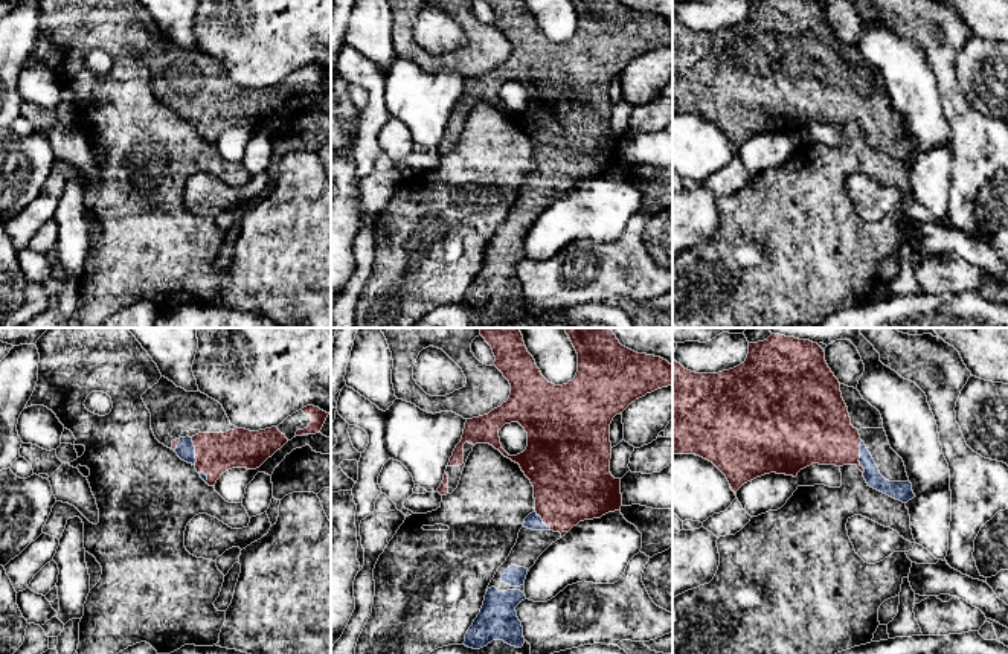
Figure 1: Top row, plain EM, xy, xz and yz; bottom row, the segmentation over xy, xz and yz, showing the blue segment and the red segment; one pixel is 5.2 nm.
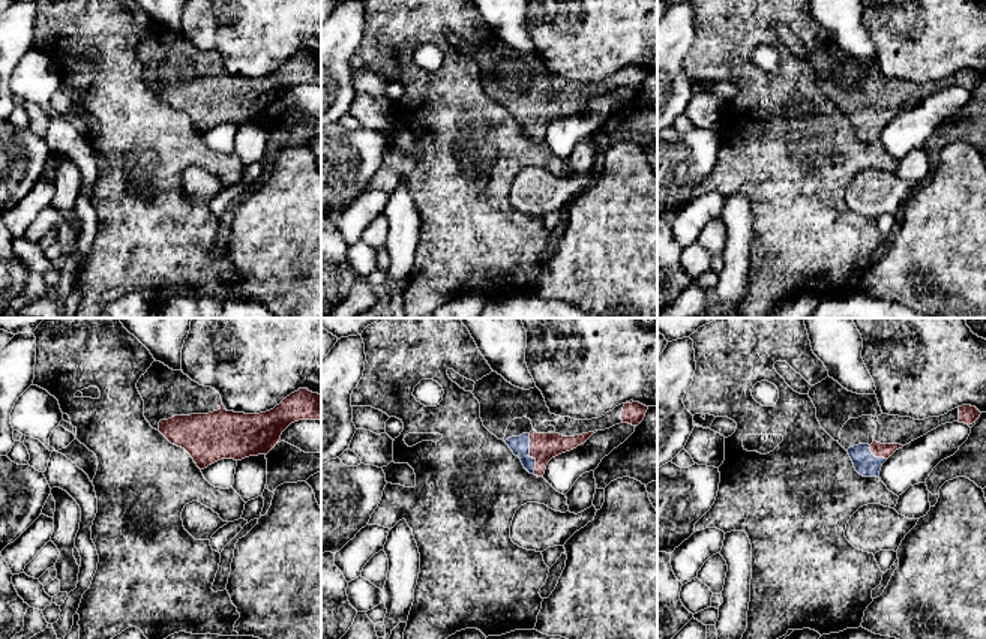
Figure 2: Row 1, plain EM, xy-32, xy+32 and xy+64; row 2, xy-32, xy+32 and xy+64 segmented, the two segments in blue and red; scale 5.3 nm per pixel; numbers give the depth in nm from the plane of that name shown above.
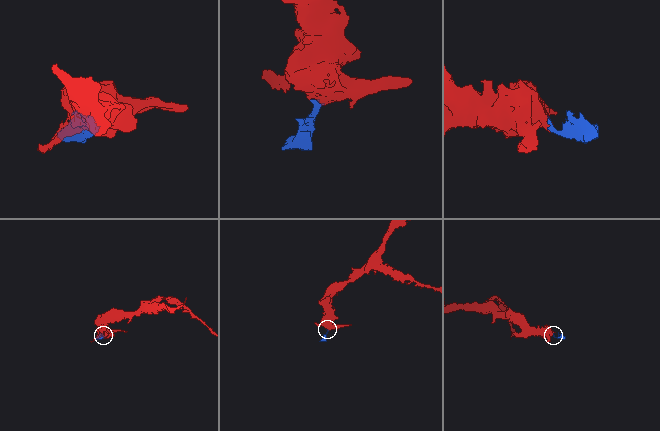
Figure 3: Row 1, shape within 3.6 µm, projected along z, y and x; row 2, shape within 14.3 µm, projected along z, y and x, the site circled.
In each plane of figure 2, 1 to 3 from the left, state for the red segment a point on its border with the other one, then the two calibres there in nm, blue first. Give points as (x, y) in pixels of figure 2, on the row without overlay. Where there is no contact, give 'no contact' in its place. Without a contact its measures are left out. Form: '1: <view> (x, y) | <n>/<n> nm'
1: no contact
2: xy+32 (529, 117) | 100/150 nm
3: xy+64 (877, 122) | 120/80 nm

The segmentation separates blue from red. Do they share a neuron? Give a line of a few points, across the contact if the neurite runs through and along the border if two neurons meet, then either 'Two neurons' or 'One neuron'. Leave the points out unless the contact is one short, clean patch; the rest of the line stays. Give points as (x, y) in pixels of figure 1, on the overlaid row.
Line: yz (895, 490), (885, 487), (860, 458), (821, 432). One neuron

